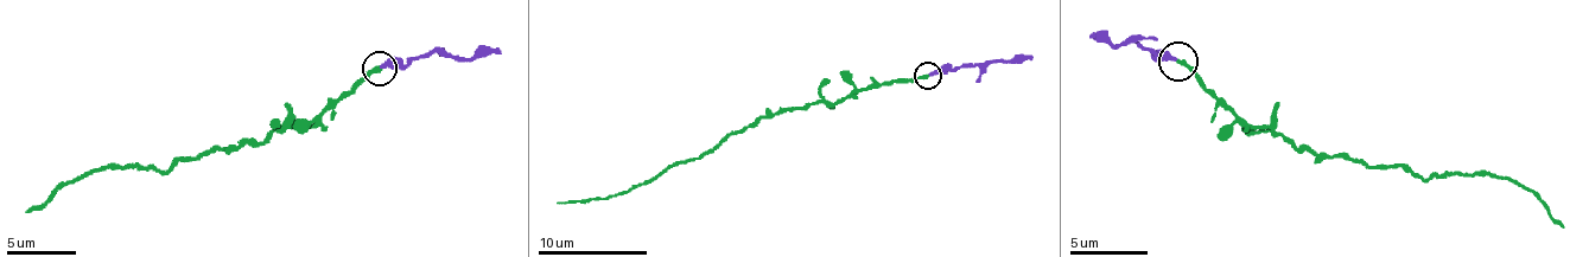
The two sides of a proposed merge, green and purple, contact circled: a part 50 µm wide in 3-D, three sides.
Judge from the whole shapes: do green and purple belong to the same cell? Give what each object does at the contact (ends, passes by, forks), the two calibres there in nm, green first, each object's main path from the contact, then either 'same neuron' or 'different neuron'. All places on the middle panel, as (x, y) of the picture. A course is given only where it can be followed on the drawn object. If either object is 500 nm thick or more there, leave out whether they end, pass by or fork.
green ends | purple ends | 280/260 nm | green via (927, 76), (874, 87), (833, 103), (813, 102), (757, 117), (696, 158), (666, 166), (628, 191), (557, 201) | purple via (929, 72), (1031, 57) | same neuron

